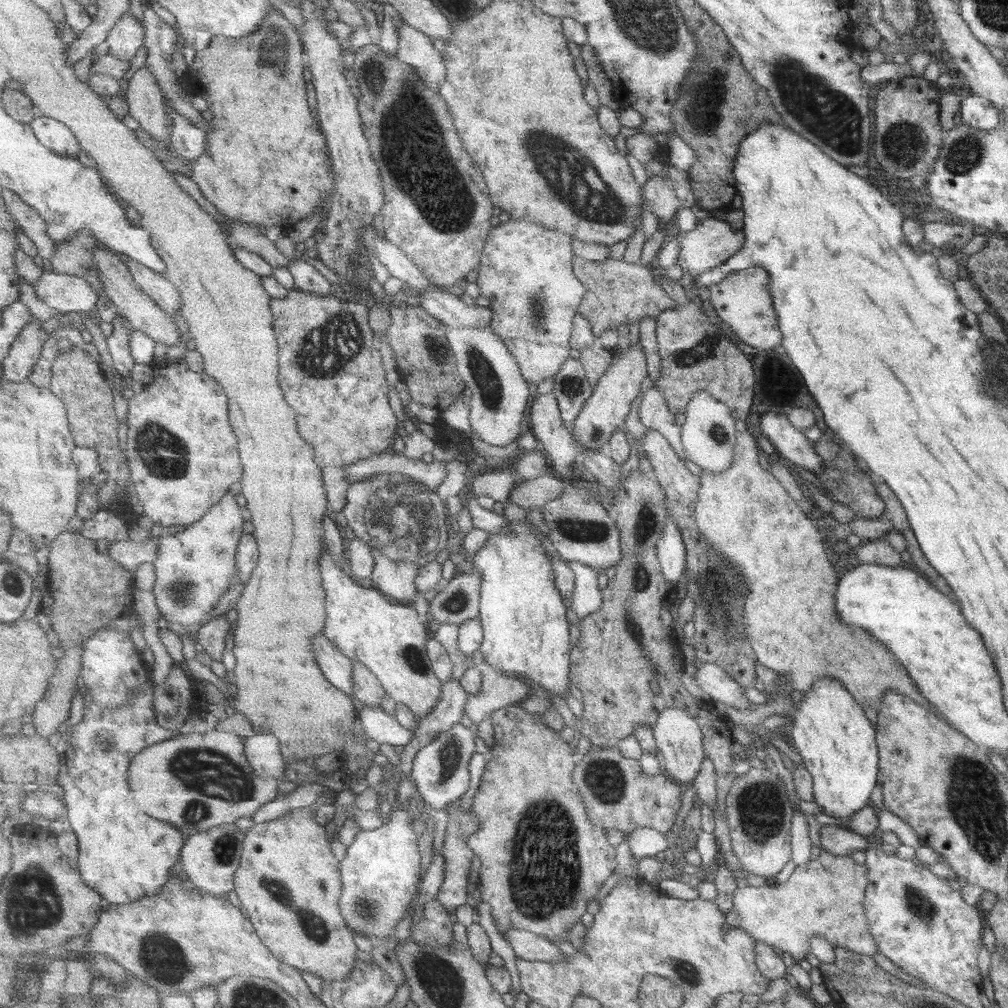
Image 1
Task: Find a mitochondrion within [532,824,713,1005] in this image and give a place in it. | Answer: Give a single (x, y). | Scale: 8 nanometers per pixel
(685, 968)

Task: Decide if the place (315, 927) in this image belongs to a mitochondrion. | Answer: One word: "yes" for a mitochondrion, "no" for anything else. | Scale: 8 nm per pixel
yes

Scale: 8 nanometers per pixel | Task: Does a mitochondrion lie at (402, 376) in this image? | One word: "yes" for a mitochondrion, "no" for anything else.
no

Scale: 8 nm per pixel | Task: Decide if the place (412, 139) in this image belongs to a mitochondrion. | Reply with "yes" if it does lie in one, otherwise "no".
yes

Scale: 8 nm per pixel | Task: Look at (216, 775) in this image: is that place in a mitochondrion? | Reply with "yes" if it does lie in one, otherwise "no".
yes

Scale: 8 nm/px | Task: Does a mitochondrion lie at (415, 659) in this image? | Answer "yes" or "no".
yes

